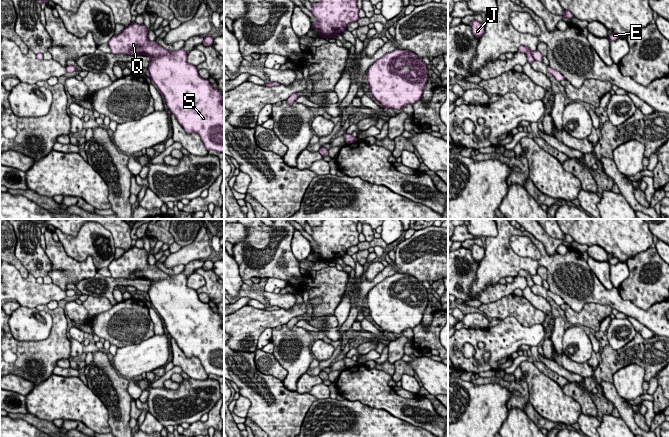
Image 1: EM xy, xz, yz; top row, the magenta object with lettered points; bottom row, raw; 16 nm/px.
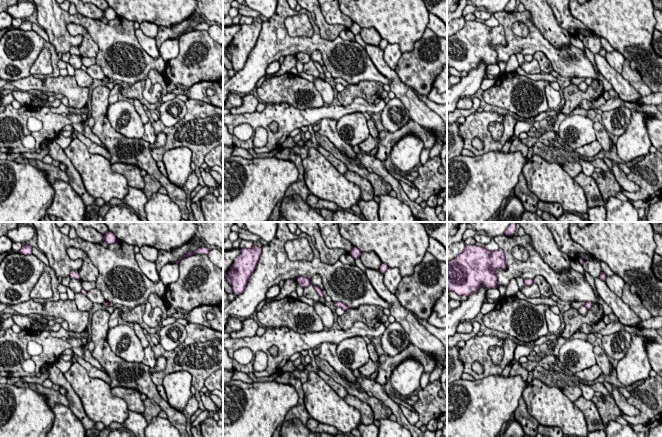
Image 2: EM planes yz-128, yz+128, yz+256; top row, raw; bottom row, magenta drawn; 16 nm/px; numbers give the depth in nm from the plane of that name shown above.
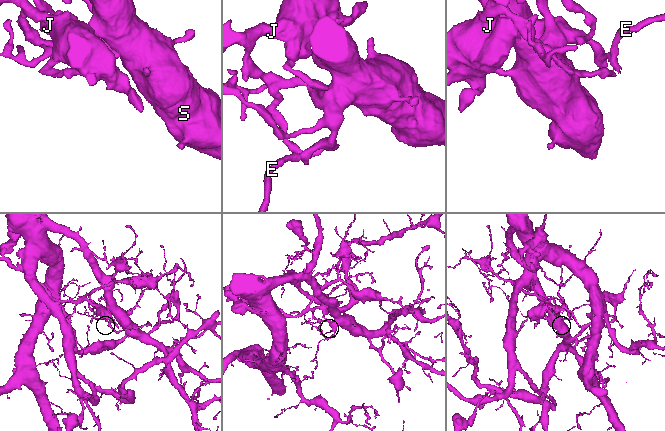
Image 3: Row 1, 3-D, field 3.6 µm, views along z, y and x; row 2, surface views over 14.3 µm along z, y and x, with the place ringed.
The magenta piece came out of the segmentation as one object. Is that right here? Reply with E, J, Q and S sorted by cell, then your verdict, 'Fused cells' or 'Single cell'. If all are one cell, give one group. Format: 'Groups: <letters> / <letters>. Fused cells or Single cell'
Groups: E Q S / J. Fused cells

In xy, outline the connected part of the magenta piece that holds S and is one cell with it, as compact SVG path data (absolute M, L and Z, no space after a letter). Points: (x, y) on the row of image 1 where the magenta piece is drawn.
M134 21L121 33L115 34L107 44L113 54L149 56L148 75L179 124L188 134L198 134L207 150L224 153L223 95L212 86L209 79L199 75L196 66L187 62L188 52L182 49L169 51L157 42L150 41L147 27Z

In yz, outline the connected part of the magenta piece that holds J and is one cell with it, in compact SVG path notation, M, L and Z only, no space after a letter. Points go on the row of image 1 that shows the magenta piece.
M473 20L470 23L471 29L472 29L472 33L476 38L480 38L483 33L484 33L484 29L485 29L485 24L481 23L477 20Z

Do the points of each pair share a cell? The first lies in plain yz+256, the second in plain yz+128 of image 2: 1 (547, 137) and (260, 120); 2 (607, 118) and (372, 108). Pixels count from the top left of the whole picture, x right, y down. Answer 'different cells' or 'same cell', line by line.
1: different cells
2: different cells

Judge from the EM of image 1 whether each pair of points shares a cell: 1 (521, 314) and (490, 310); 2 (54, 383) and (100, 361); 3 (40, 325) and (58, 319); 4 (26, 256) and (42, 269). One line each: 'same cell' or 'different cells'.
1: same cell
2: different cells
3: different cells
4: same cell

